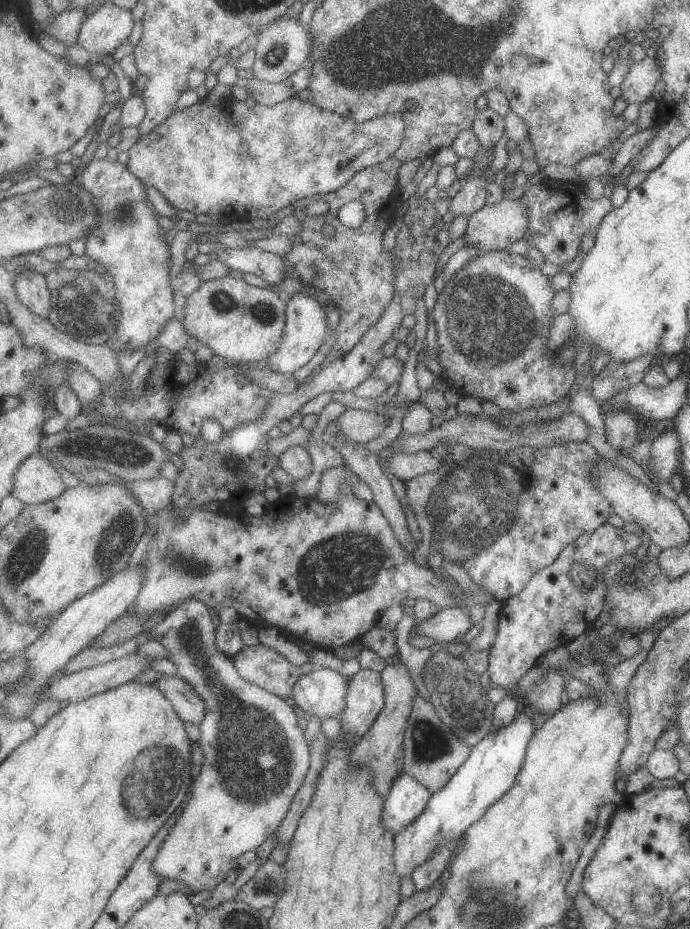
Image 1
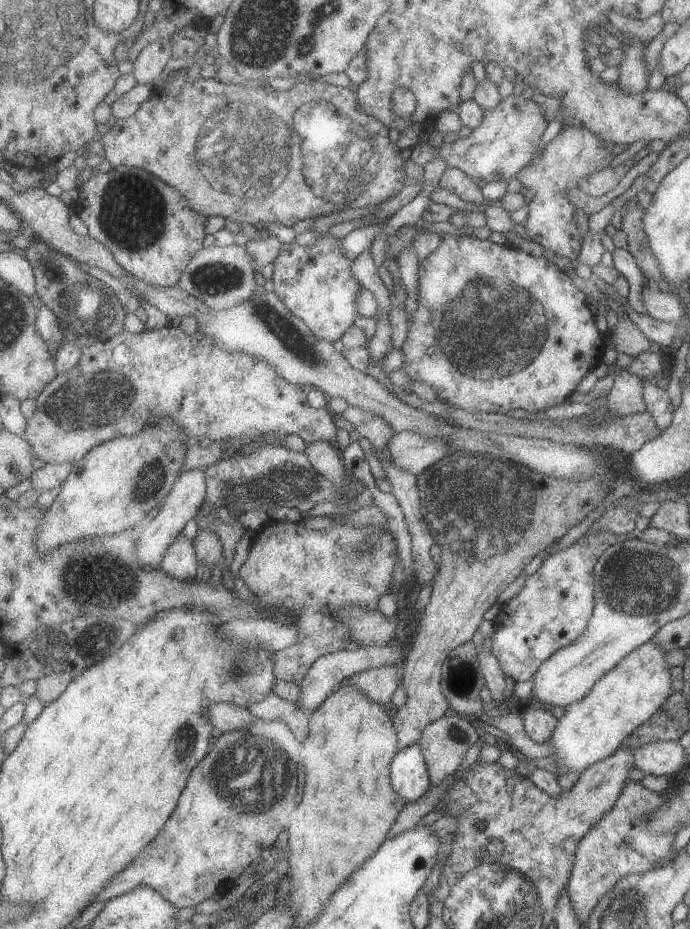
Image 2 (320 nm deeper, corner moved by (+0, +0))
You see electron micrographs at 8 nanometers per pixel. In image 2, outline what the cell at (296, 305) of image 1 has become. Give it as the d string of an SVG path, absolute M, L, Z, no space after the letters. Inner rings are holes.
M321 235L308 246L299 245L294 240L281 244L279 254L273 259L273 292L287 310L310 327L315 338L333 343L353 325L358 315L355 310L355 294L362 286L351 274L352 262L341 252L338 239L331 235Z

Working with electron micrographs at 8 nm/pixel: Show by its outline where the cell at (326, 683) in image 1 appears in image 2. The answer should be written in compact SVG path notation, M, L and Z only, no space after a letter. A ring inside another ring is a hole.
M393 663L352 673L345 682L359 687L359 690L362 690L371 700L382 705L390 705L393 692L399 688L399 684L402 684L402 672L400 667Z

